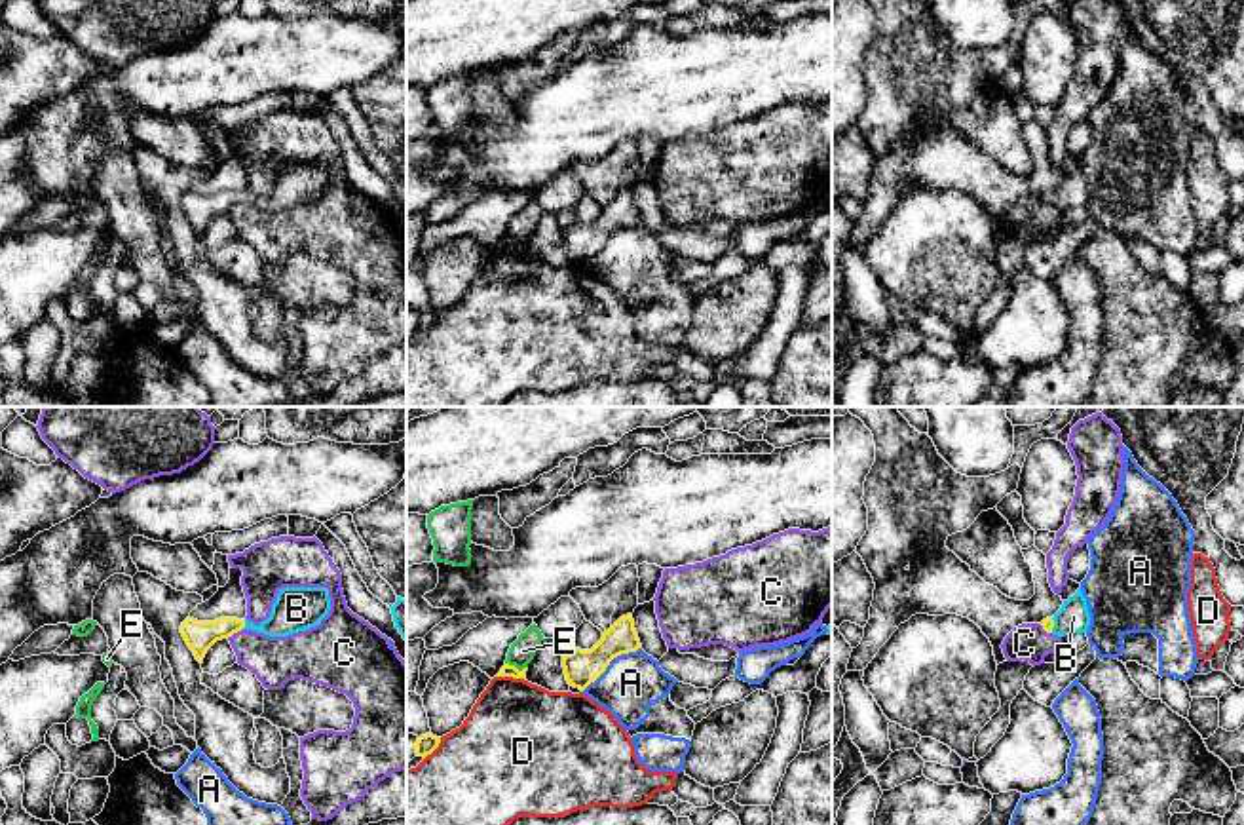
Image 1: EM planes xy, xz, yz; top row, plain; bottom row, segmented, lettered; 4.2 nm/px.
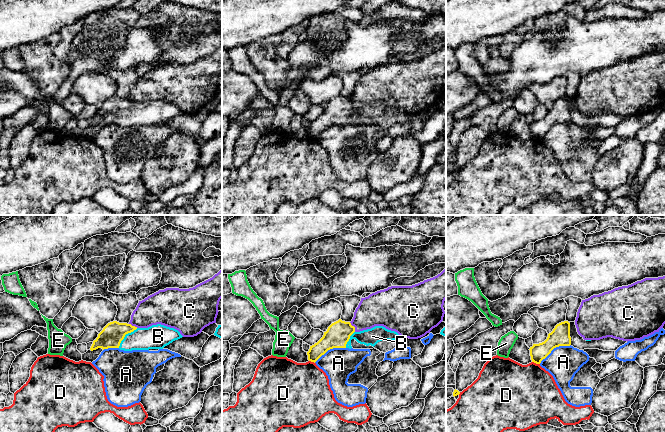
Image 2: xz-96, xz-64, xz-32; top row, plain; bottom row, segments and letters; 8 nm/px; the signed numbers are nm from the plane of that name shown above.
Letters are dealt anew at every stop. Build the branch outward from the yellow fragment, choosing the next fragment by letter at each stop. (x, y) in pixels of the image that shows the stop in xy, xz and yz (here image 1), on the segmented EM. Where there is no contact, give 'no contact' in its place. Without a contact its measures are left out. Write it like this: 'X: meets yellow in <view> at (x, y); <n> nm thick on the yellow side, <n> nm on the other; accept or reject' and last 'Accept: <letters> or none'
A: meets yellow in xz at (610, 660); 150 nm thick on the yellow side, 240 nm on the other; reject
B: meets yellow in xy at (244, 624); 130 nm thick on the yellow side, 190 nm on the other; accept
C: meets yellow in xy at (234, 632); 130 nm thick on the yellow side, 200 nm on the other; reject
D: meets yellow in xz at (511, 675); 50 nm thick on the yellow side, 440 nm on the other; reject
E: meets yellow in xz at (515, 668); 50 nm thick on the yellow side, 110 nm on the other; reject
Accept: B

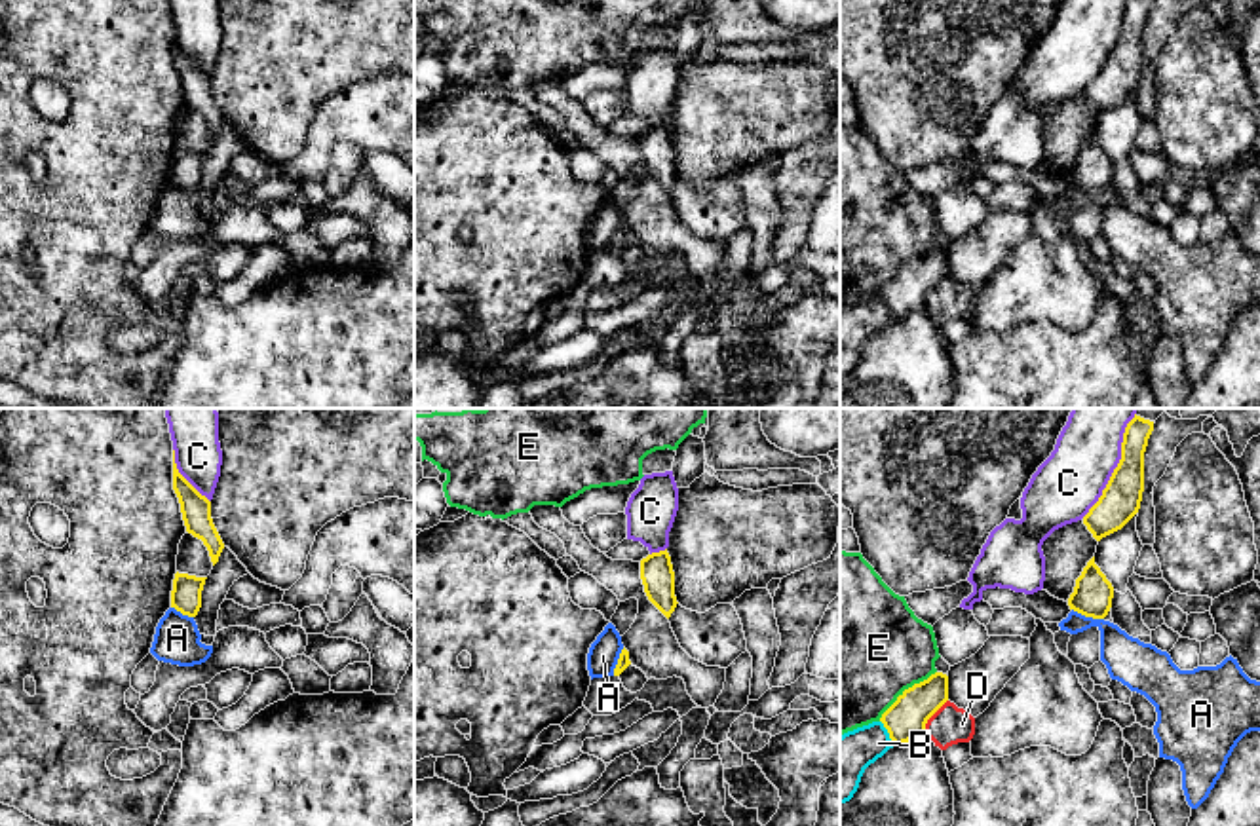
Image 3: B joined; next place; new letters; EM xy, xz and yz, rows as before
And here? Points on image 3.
A: meets yellow in yz at (1088, 616); 170 nm thick on the yellow side, 190 nm on the other; reject
B: meets yellow in yz at (888, 732); 170 nm thick on the yellow side, 220 nm on the other; reject
C: meets yellow in yz at (1118, 466); 170 nm thick on the yellow side, 280 nm on the other; reject
D: meets yellow in yz at (932, 714); 170 nm thick on the yellow side, 160 nm on the other; reject
E: meets yellow in yz at (905, 690); 170 nm thick on the yellow side, 500 nm on the other; reject
Accept: none

